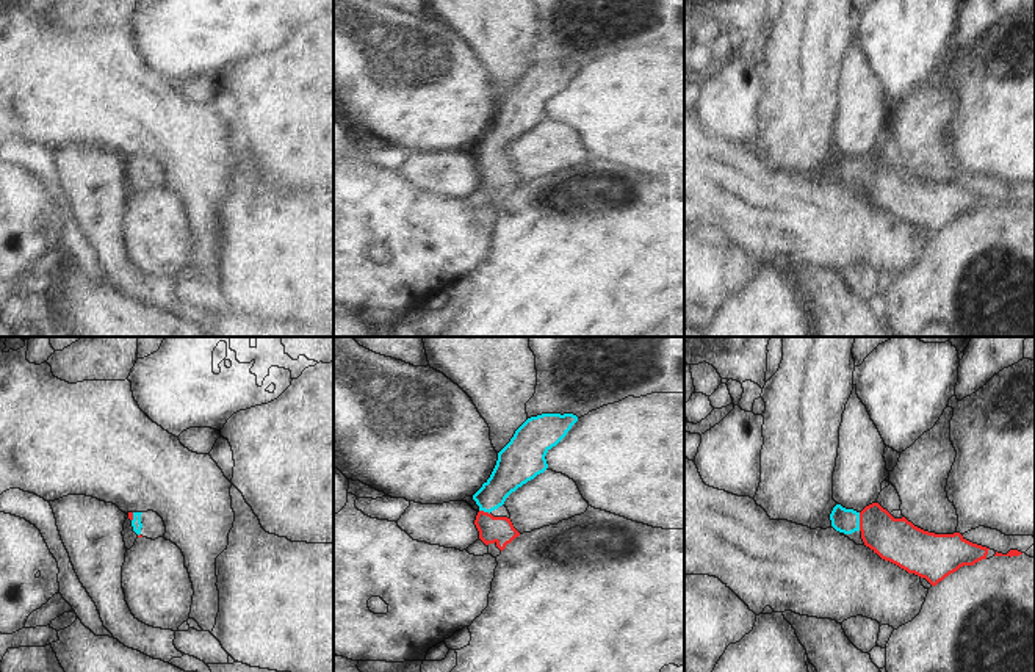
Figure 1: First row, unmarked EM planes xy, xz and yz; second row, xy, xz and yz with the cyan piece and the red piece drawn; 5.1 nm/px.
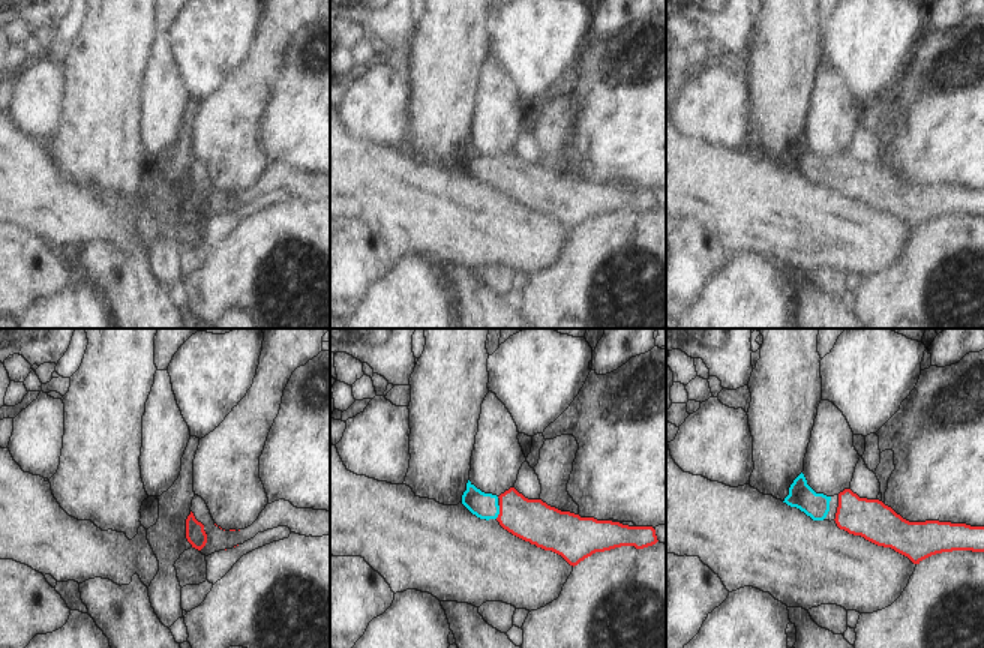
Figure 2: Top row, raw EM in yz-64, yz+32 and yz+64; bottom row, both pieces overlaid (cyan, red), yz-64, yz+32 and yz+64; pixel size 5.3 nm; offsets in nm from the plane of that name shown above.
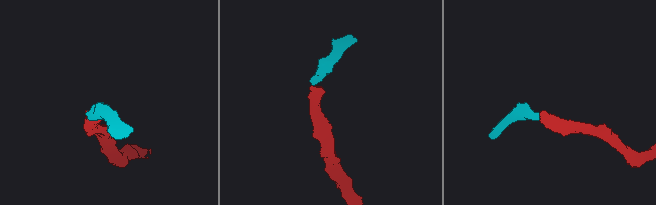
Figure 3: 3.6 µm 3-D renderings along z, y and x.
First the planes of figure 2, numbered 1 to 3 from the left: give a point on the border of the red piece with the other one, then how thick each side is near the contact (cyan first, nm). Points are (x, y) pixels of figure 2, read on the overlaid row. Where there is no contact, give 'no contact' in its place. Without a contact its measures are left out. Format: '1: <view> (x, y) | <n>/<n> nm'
1: no contact
2: yz+32 (498, 512) | 140/220 nm
3: no contact

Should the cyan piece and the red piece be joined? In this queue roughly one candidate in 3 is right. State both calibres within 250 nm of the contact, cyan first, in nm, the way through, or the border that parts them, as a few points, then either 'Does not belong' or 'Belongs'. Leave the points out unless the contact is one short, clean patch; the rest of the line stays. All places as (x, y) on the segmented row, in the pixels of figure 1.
Thickness 130 nm (cyan) against 220 nm. Path across: yz (844, 520), (858, 522), (872, 522), (897, 541). Belongs.

